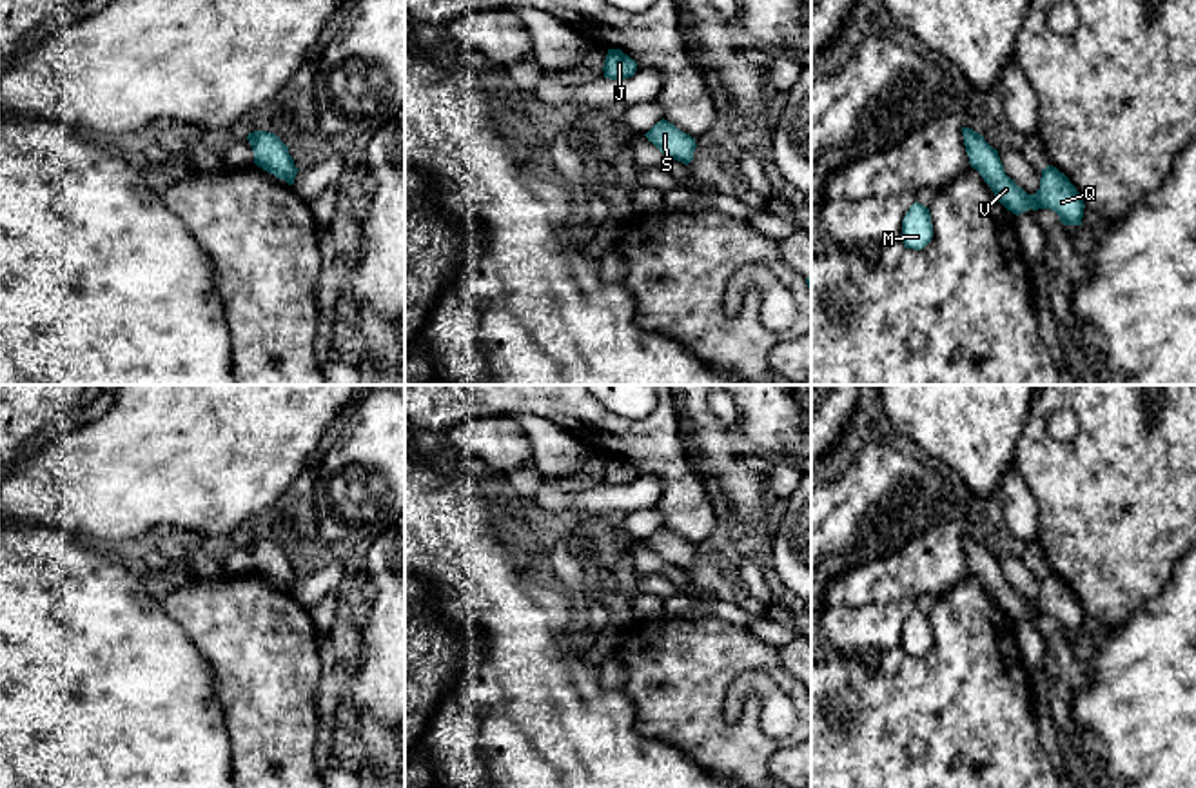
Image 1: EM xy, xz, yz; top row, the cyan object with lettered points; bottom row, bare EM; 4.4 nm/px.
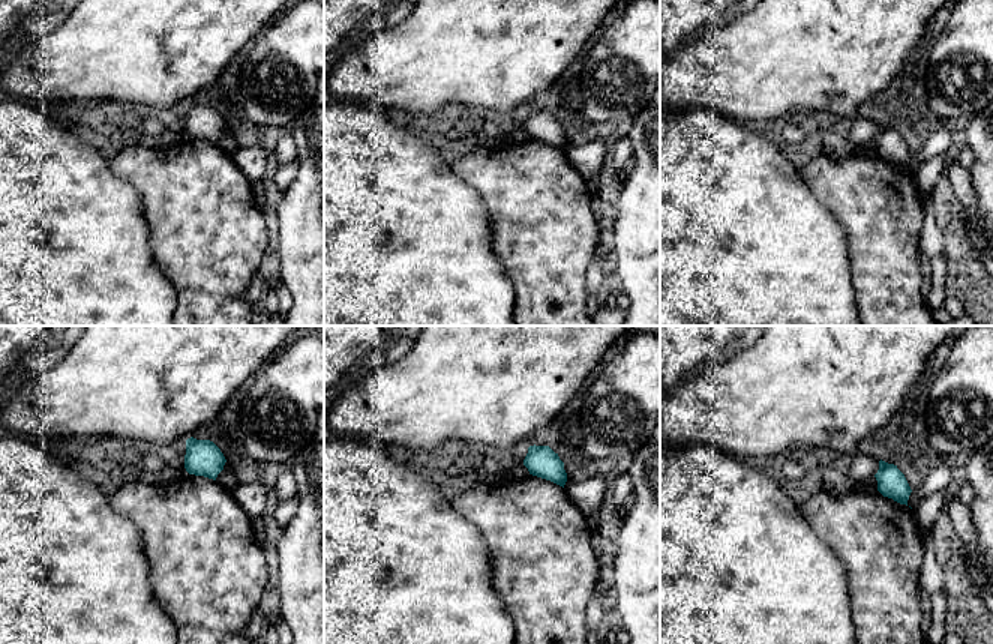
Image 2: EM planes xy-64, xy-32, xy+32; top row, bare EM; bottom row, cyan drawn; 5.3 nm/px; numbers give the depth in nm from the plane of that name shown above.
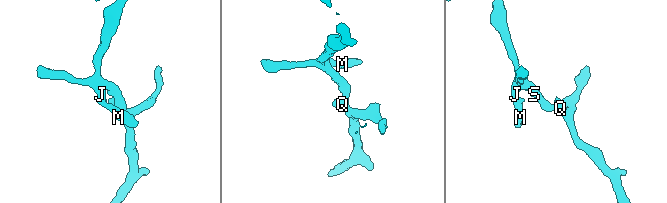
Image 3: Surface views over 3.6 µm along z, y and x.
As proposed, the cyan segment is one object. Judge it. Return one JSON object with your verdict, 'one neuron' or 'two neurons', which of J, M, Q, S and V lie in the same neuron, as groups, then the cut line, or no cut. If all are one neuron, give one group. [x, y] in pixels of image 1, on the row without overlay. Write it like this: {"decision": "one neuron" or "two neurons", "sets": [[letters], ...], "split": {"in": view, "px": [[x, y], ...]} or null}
{"decision": "one neuron", "sets": [["J", "M", "Q", "S", "V"]], "split": null}

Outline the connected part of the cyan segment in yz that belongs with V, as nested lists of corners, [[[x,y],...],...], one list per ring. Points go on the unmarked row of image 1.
[[[962,534],[962,541],[971,574],[980,579],[1007,617],[1018,623],[1029,616],[1051,616],[1064,632],[1082,632],[1083,606],[1064,579],[1047,572],[1042,576],[1040,596],[1027,601],[1005,581],[998,557],[982,541],[969,534]]]

